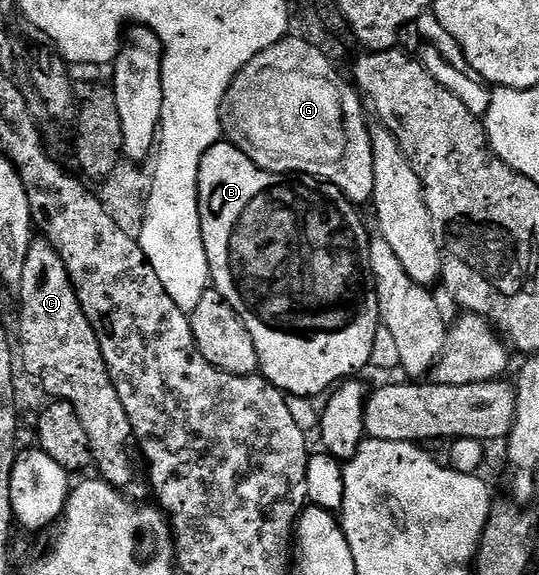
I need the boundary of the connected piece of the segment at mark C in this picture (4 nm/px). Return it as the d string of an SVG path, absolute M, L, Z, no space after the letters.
M35 237L32 245L28 249L28 261L24 261L24 277L22 284L16 289L17 295L22 297L22 312L18 315L18 335L16 331L16 343L20 348L20 363L26 366L26 371L30 375L35 375L38 378L38 383L44 390L50 394L55 400L63 403L70 403L76 409L76 413L80 413L80 421L84 424L84 429L88 433L88 441L92 445L92 457L94 458L93 466L98 467L97 474L106 483L119 489L126 489L130 483L130 478L134 475L134 463L130 460L130 447L132 451L132 440L134 439L134 430L128 421L128 413L124 413L124 405L120 405L120 393L116 393L116 389L112 385L112 377L108 373L108 369L104 365L104 353L100 353L100 341L96 341L96 333L92 329L92 325L88 321L88 317L84 317L84 309L80 305L80 301L76 297L76 289L70 280L68 269L64 265L64 261L60 257L60 253L56 253L56 249L47 239Z

